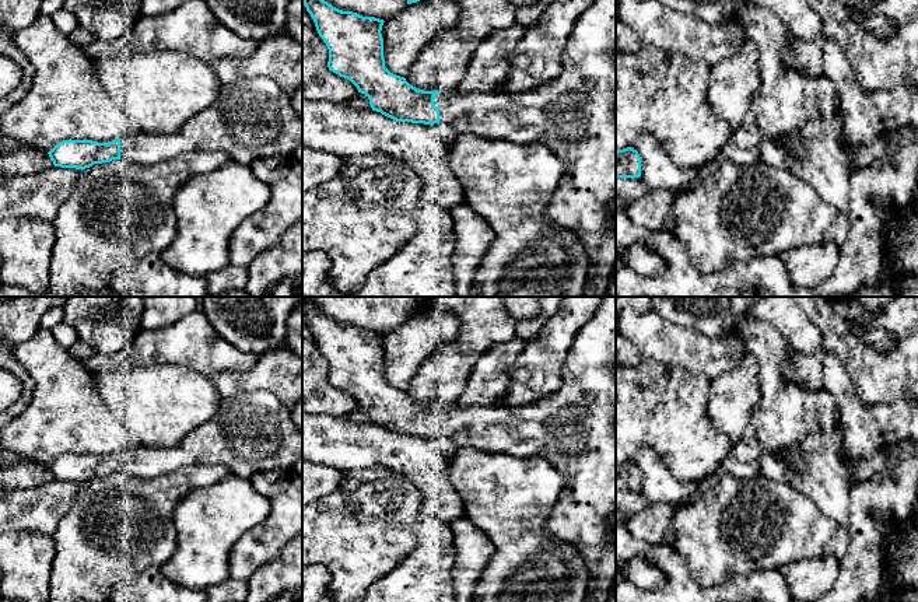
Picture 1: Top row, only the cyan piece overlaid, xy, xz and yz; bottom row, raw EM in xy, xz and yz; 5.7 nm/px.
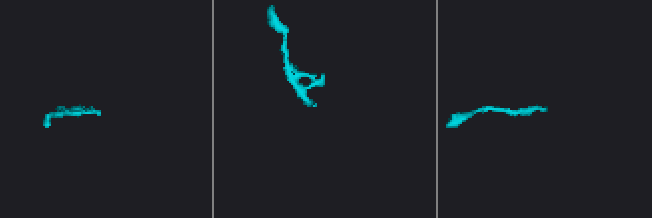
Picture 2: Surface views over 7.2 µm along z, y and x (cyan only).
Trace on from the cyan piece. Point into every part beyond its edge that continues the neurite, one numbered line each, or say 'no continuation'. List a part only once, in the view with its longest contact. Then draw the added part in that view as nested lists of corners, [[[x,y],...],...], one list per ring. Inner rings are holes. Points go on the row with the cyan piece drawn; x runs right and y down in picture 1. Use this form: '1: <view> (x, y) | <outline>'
1: xz (574, 116) | [[[595,0],[579,17],[565,45],[561,73],[550,84],[518,94],[441,91],[434,97],[434,105],[439,108],[439,123],[448,123],[458,134],[519,144],[540,143],[565,164],[565,174],[546,209],[546,217],[553,227],[570,230],[581,239],[589,260],[585,291],[592,297],[605,297],[616,266],[616,230],[609,213],[609,204],[616,200],[616,0]]]

